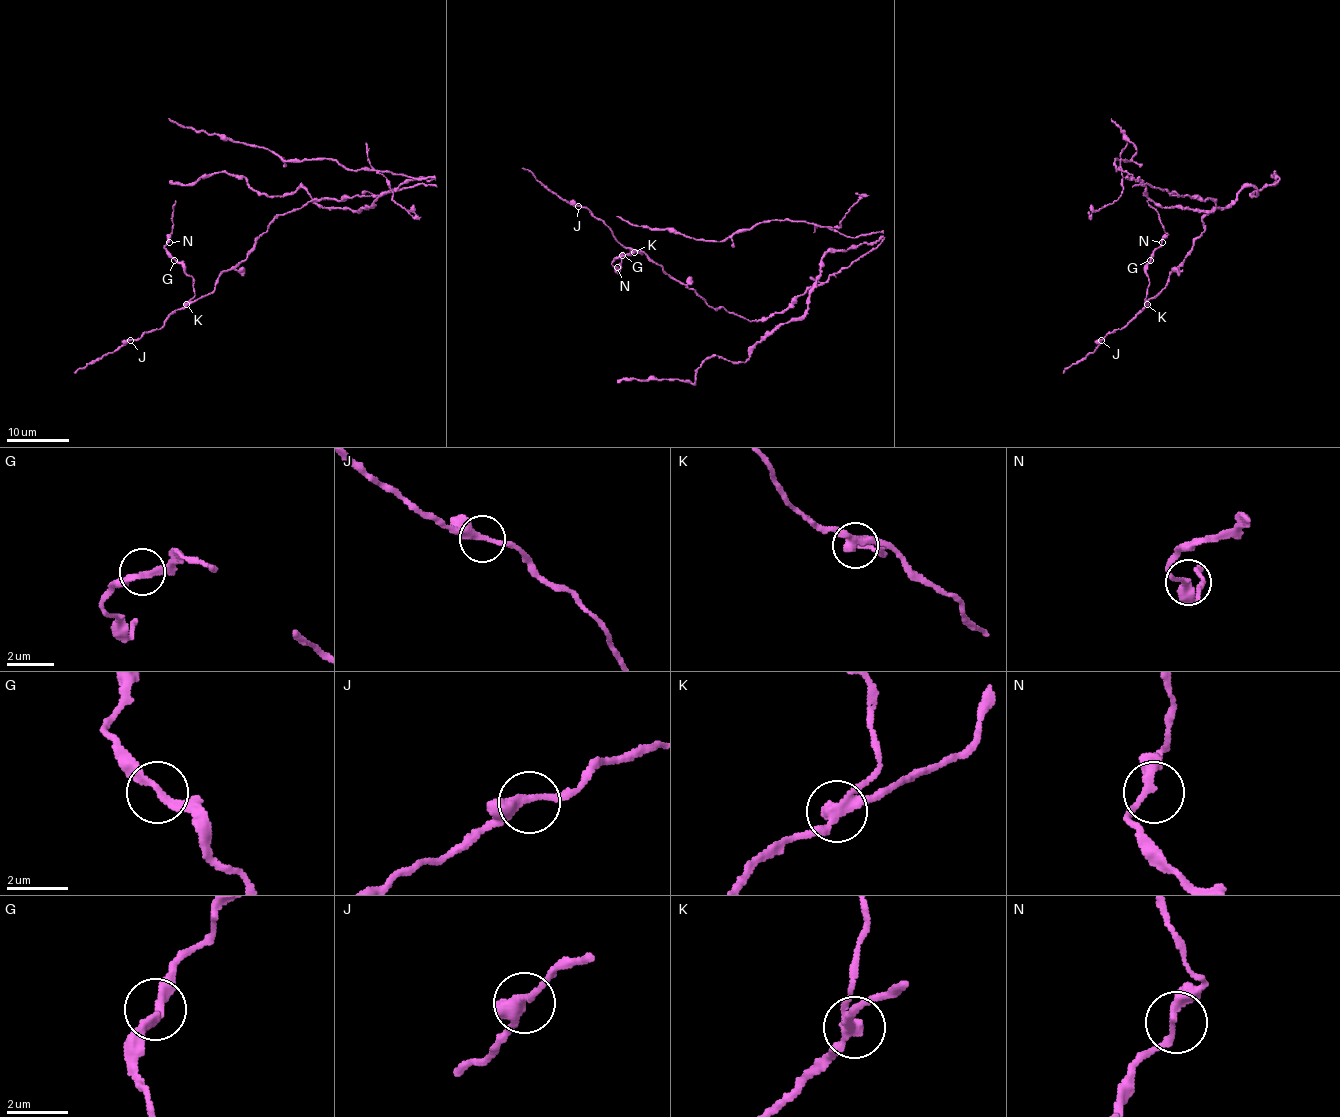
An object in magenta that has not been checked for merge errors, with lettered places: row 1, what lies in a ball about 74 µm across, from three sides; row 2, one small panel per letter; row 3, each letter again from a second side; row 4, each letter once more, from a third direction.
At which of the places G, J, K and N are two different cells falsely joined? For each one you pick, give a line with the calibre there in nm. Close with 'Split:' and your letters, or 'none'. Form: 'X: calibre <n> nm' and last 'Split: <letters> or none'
K: calibre 340 nm
Split: K

